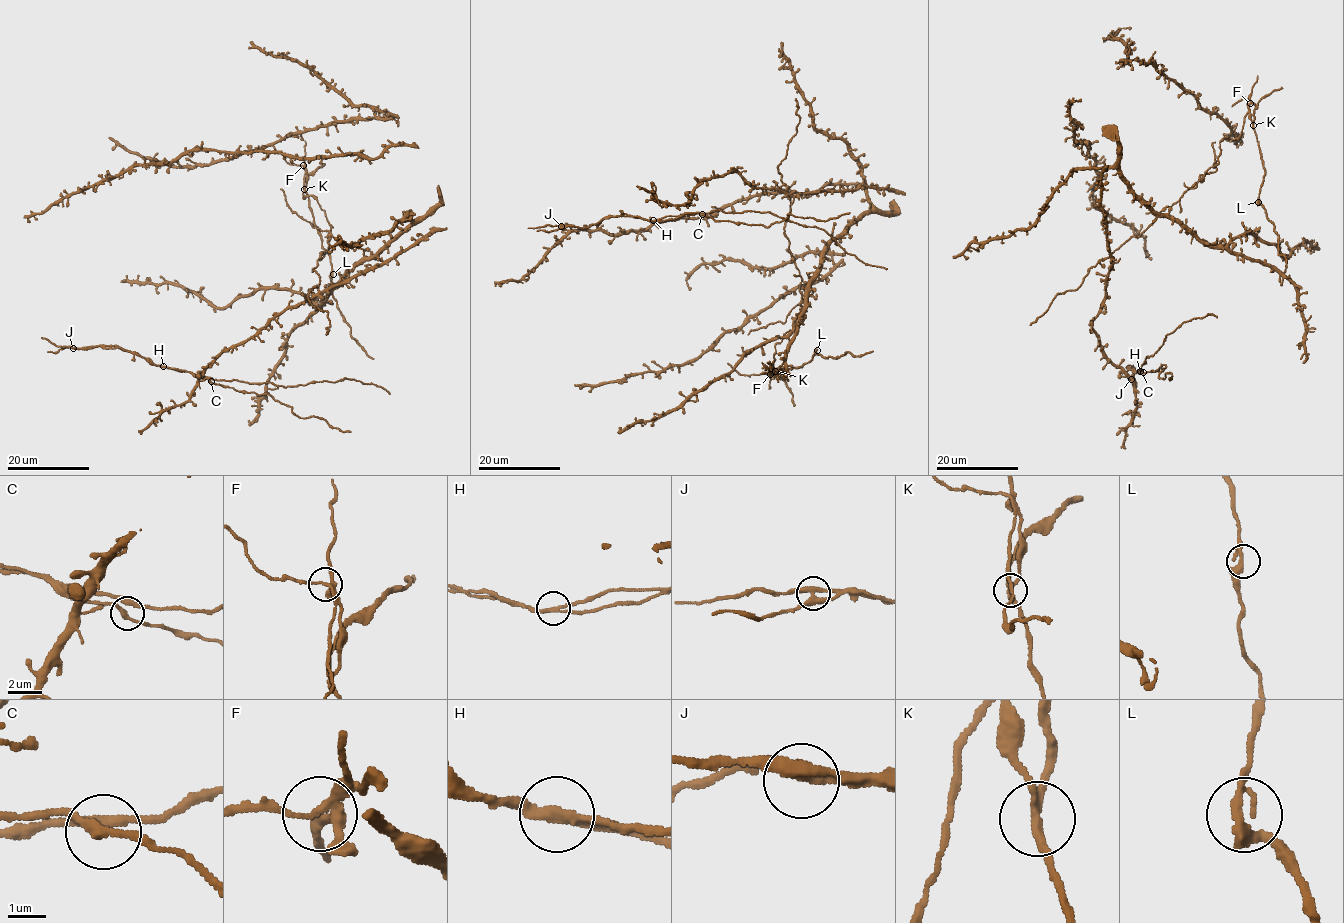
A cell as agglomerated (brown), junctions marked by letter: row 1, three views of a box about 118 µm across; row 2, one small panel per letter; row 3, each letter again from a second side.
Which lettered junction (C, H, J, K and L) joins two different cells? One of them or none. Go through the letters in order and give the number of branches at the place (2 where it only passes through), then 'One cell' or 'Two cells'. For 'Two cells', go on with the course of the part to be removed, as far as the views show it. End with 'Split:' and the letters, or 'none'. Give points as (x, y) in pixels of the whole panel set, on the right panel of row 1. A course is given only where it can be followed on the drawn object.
C: Branches: 3. One cell
H: Branches: 3. One cell
J: Branches: 3. One cell
K: Branches: 3. Two cells. Course of the part to remove: (1253, 125), (1248, 111), (1240, 135), (1220, 142), (1218, 162), (1030, 325)
L: Branches: 3. One cell
Split: K

